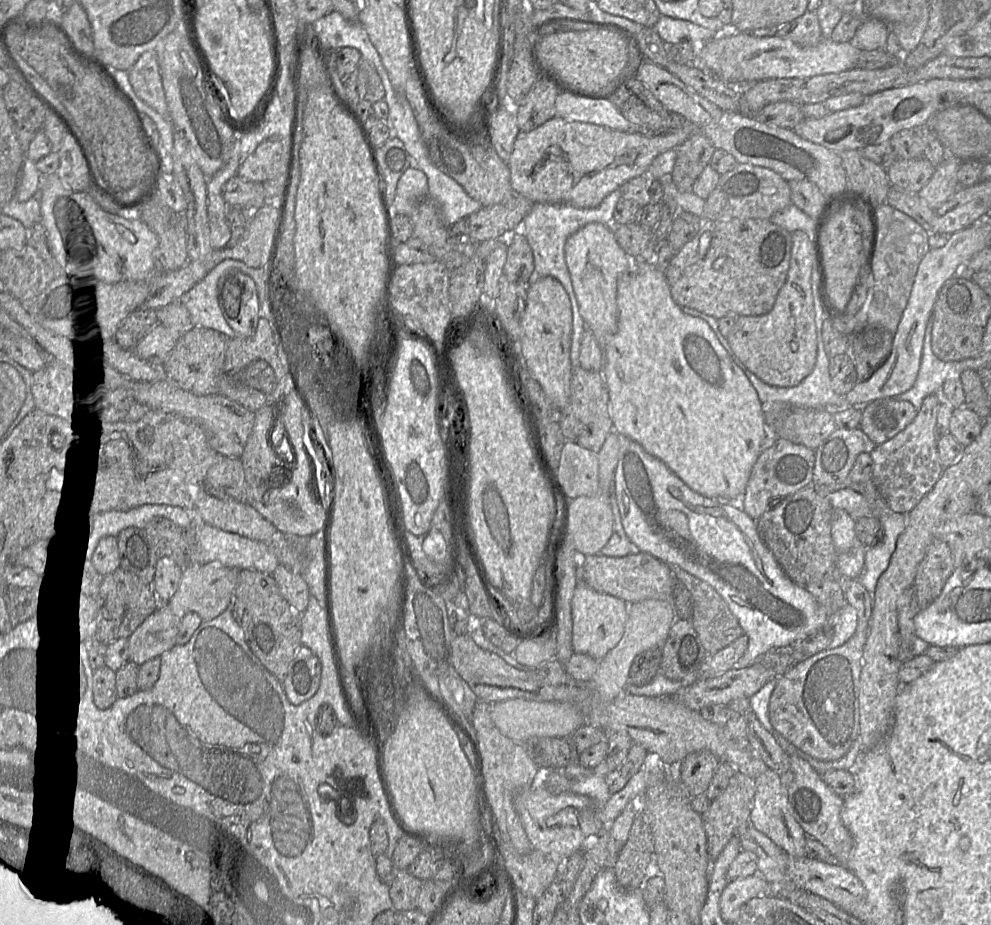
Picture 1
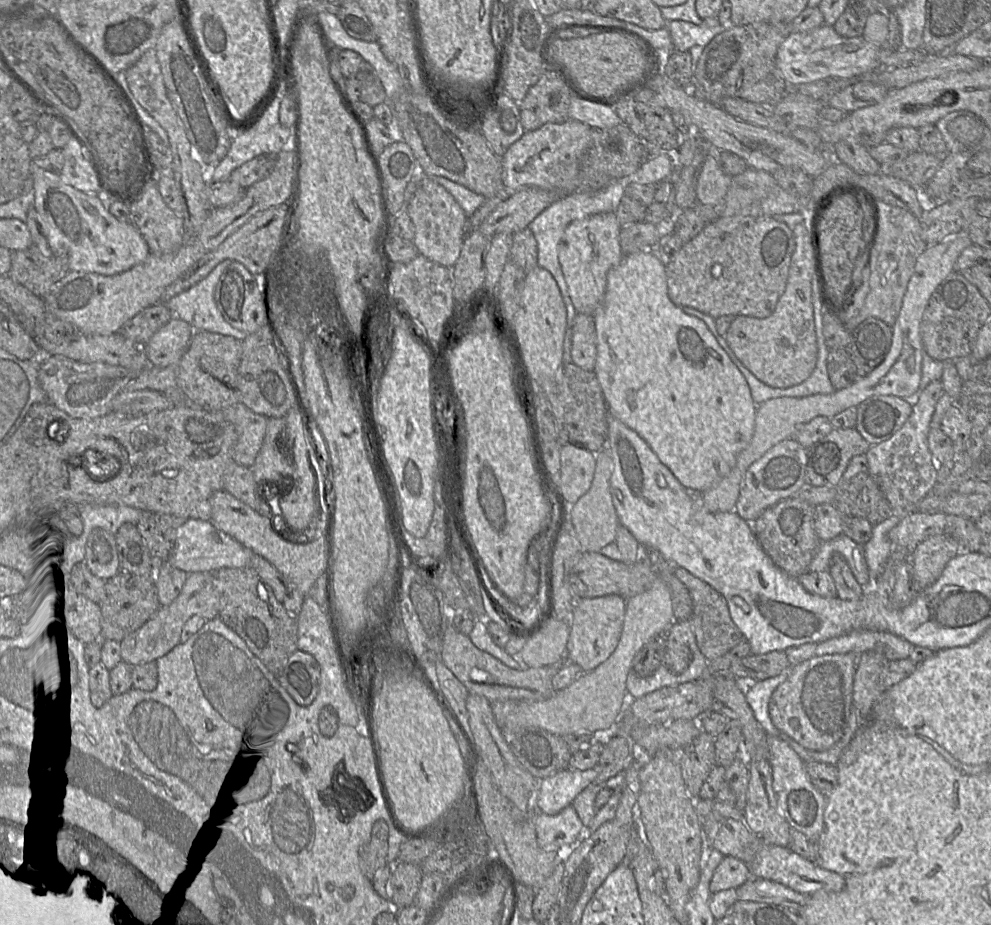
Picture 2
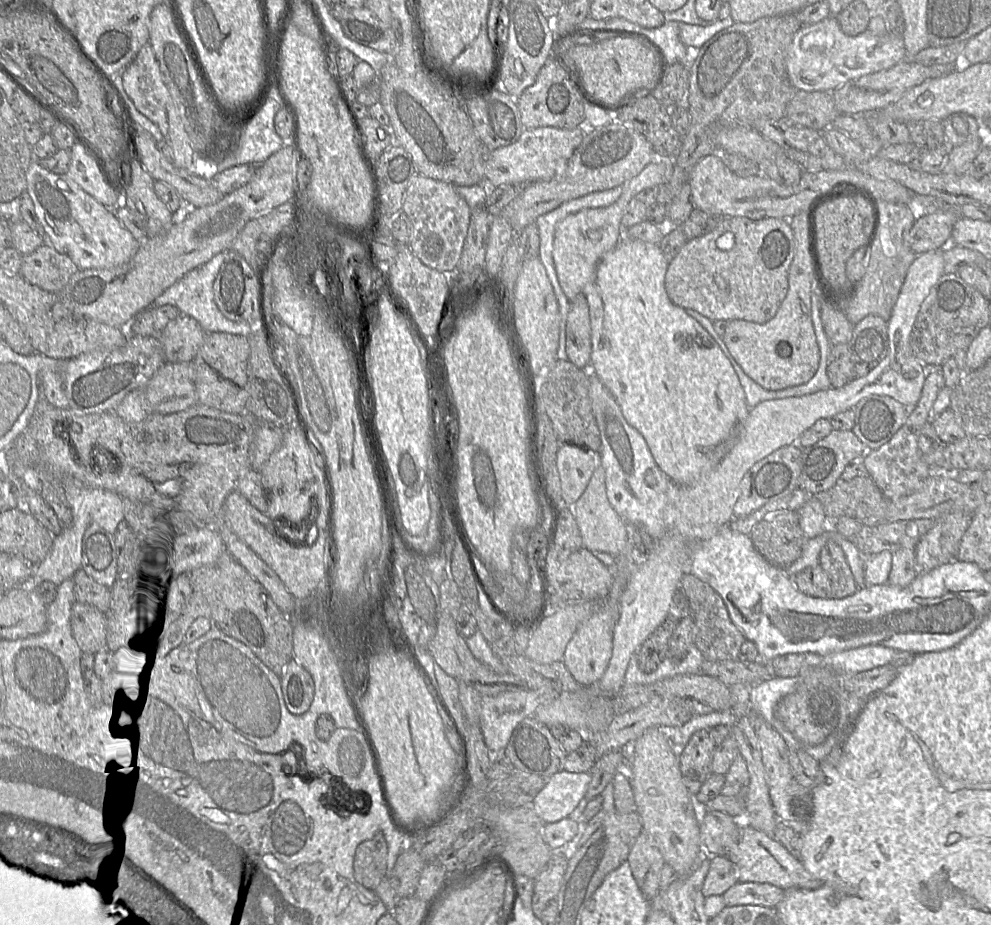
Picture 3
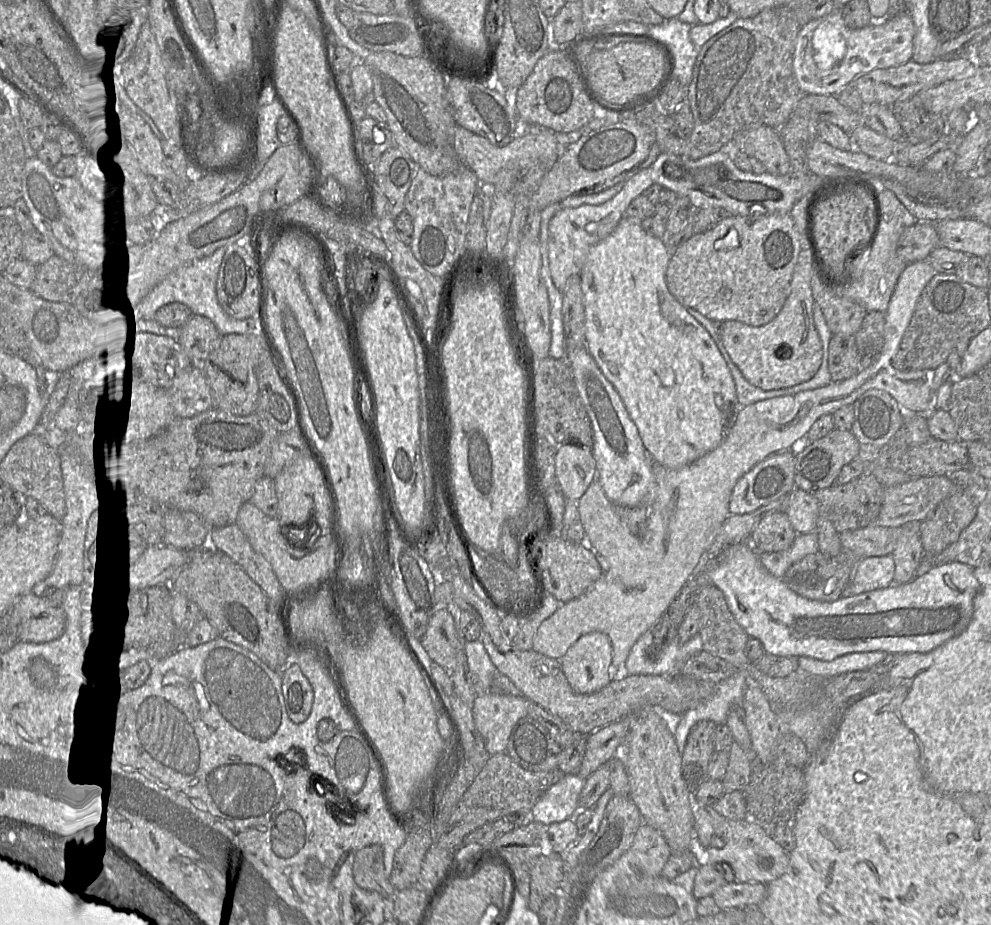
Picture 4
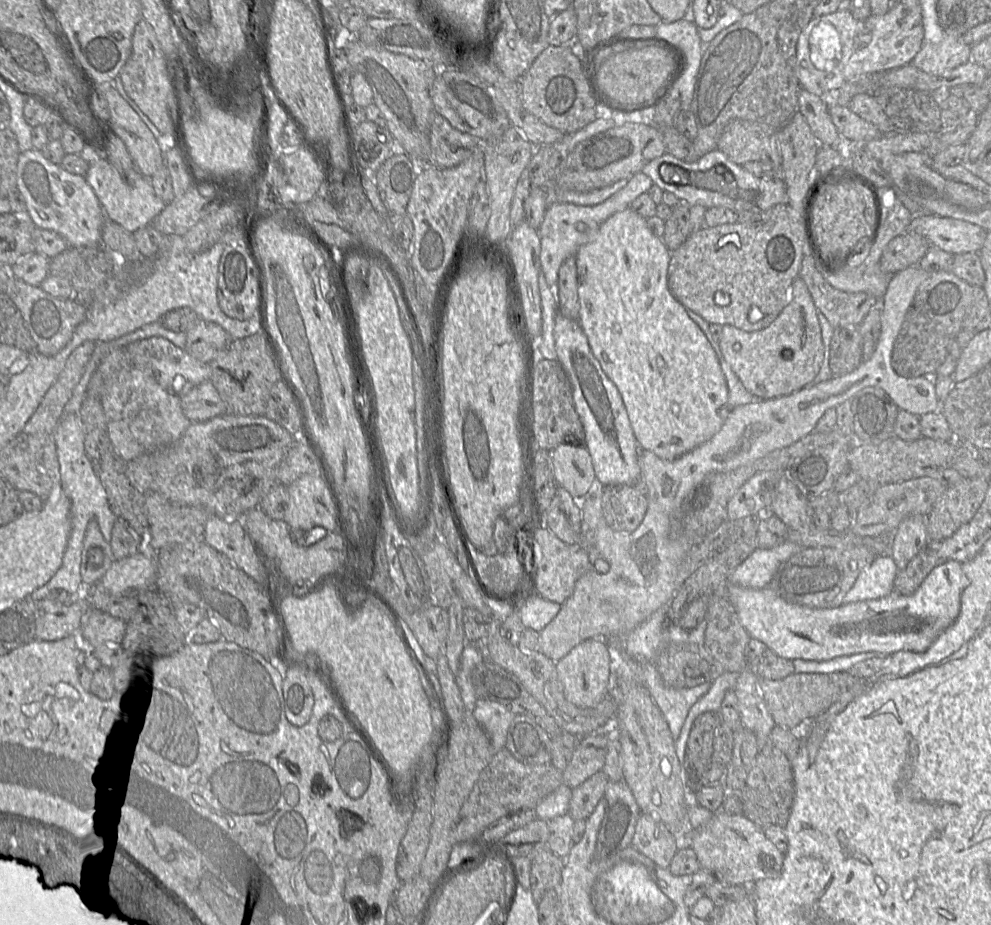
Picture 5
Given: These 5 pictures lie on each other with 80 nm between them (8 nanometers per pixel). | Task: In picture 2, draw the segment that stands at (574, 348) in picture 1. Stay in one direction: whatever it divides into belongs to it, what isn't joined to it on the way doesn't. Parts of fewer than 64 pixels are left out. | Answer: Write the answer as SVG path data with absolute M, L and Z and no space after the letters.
M619 179L609 183L604 188L599 190L579 190L562 196L558 201L552 203L544 211L542 211L529 225L528 228L533 233L537 242L537 265L543 269L548 270L555 279L566 310L567 310L567 324L563 341L563 363L573 363L571 358L571 344L572 344L572 328L573 320L577 314L575 307L572 304L568 293L568 287L561 269L558 259L558 244L563 236L566 227L574 220L582 219L590 215L614 212L616 211L622 197L625 195L625 188L627 179Z

